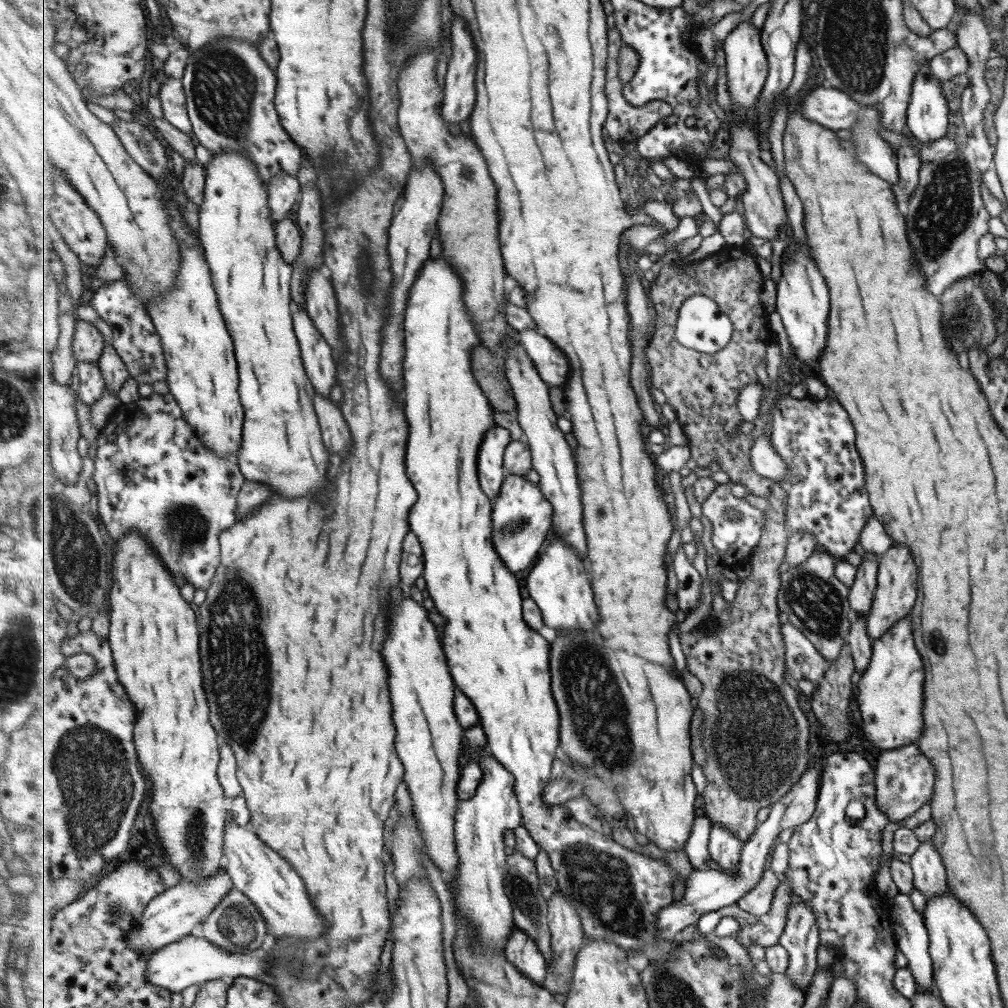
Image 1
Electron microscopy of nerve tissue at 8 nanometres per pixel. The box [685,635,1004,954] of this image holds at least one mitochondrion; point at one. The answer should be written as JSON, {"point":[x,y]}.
{"point":[755,736]}

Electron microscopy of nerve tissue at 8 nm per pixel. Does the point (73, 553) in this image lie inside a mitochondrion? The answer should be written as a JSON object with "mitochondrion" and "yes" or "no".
{"mitochondrion":"yes"}

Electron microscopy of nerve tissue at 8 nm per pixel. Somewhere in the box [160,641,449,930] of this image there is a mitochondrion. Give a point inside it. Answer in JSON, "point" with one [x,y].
{"point":[195,837]}

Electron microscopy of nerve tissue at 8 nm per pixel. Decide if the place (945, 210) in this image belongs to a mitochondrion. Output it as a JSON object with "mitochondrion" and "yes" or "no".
{"mitochondrion":"yes"}

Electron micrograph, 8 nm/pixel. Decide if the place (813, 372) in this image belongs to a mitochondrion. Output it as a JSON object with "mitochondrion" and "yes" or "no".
{"mitochondrion":"no"}

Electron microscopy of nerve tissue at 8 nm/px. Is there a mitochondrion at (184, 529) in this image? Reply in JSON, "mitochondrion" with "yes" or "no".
{"mitochondrion":"yes"}

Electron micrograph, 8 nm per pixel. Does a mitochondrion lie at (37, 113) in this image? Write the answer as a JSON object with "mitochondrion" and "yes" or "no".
{"mitochondrion":"no"}

